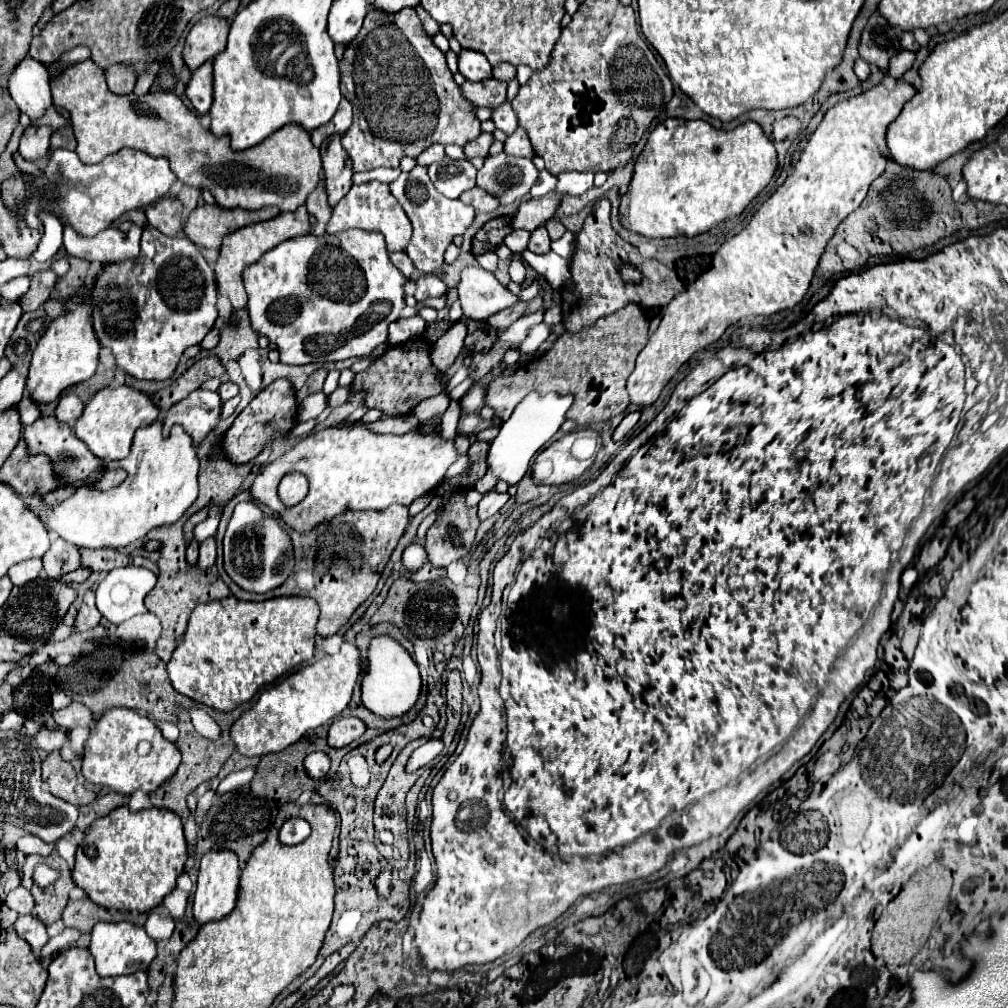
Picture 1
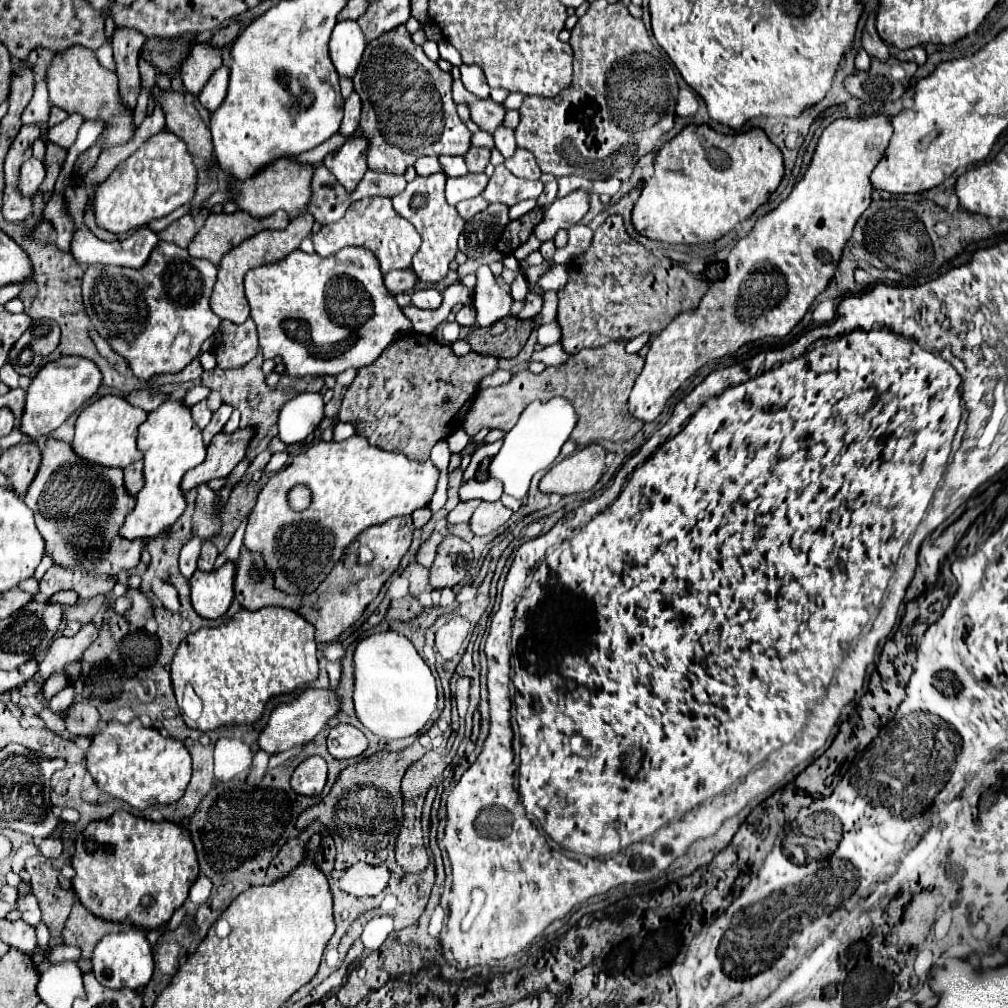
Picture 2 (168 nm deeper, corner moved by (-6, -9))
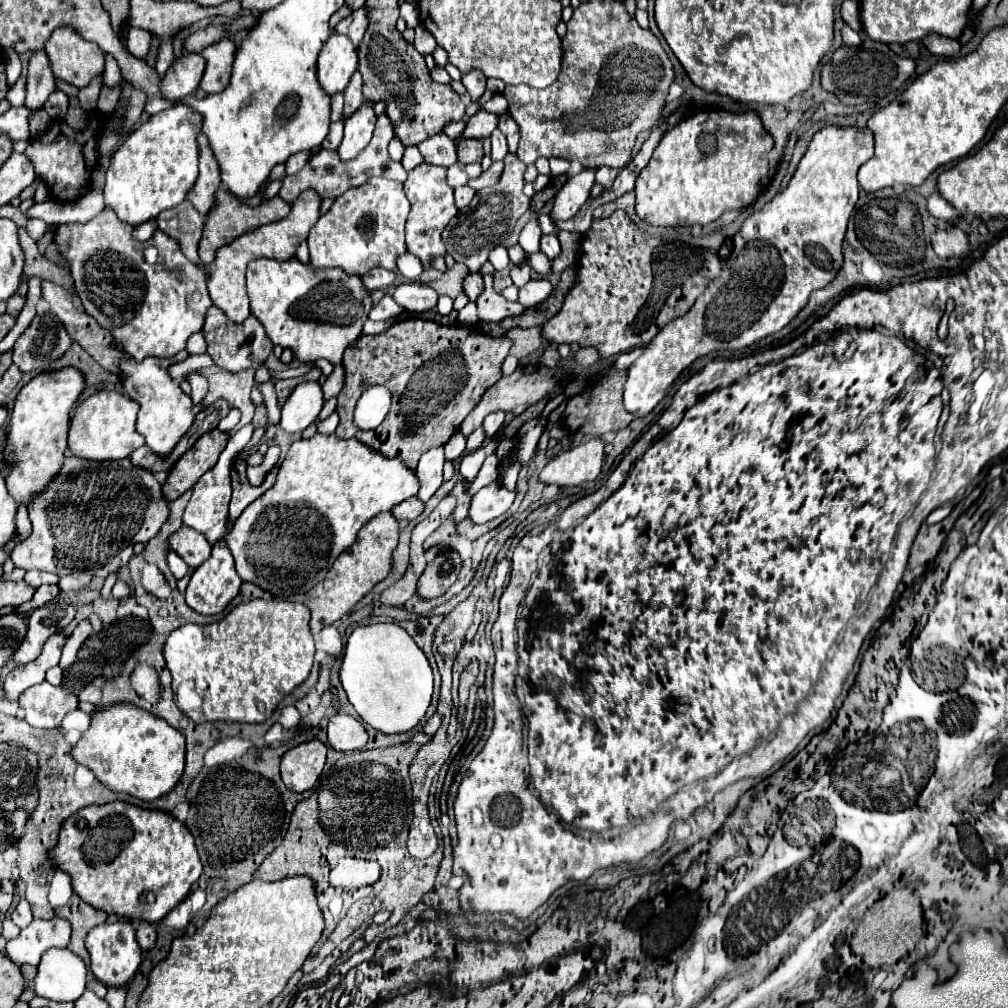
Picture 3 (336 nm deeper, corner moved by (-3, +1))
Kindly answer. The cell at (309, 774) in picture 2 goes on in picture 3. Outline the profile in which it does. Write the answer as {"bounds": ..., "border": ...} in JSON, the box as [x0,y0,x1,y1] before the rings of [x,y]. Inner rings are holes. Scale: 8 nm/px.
{"bounds":[281,739,327,793],"border":[[[319,739],[289,749],[281,759],[281,779],[287,789],[303,793],[315,785],[325,765],[327,747]]]}

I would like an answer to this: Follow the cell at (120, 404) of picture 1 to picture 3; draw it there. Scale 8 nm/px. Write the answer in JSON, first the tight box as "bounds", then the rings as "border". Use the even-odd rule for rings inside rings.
{"bounds":[67,391,145,461],"border":[[[99,391],[75,407],[69,421],[67,445],[71,455],[89,461],[117,461],[129,457],[135,449],[145,445],[145,439],[135,431],[139,403],[117,391]]]}

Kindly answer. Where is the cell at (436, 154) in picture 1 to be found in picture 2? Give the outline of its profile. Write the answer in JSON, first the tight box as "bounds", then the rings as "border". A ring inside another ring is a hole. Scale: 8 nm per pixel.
{"bounds":[414,157,442,175],"border":[[[420,157],[414,163],[414,169],[418,175],[432,175],[432,173],[440,173],[442,167],[438,165],[438,157]]]}

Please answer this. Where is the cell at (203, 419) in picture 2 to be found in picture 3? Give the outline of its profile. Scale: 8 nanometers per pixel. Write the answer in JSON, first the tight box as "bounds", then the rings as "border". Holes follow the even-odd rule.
{"bounds":[185,371,207,405],"border":[[[195,371],[187,373],[187,375],[185,375],[185,379],[187,379],[187,381],[189,381],[189,385],[191,385],[191,399],[193,399],[193,403],[195,403],[195,405],[199,405],[199,403],[203,401],[205,393],[207,393],[207,379],[205,379],[203,375],[195,373]]]}

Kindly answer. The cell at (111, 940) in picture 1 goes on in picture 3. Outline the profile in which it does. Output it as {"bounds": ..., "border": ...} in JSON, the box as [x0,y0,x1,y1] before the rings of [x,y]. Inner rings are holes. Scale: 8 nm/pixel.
{"bounds":[85,921,143,987],"border":[[[115,921],[115,923],[103,923],[93,927],[85,937],[85,947],[91,955],[93,975],[107,987],[127,985],[133,979],[143,959],[143,951],[135,939],[135,927],[129,921]]]}

